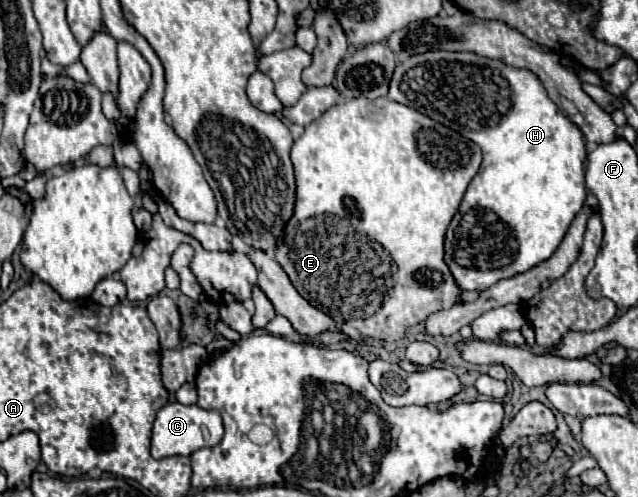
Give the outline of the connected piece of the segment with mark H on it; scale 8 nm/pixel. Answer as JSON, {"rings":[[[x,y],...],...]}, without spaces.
{"rings":[[[432,50],[432,52],[410,56],[408,60],[400,62],[396,66],[396,72],[394,72],[392,82],[390,82],[388,98],[418,110],[418,112],[434,118],[436,122],[440,122],[444,126],[450,126],[452,130],[458,130],[462,136],[468,136],[472,142],[476,142],[482,148],[484,158],[482,158],[480,172],[474,176],[472,184],[468,186],[468,190],[464,194],[464,200],[460,204],[460,210],[452,218],[452,222],[448,226],[448,232],[446,232],[446,260],[448,260],[448,266],[452,268],[452,274],[456,276],[456,282],[460,284],[462,290],[482,292],[482,290],[490,288],[492,284],[496,284],[498,280],[512,278],[516,274],[528,272],[530,268],[538,266],[540,262],[544,262],[546,258],[550,258],[554,254],[554,250],[560,246],[570,222],[574,220],[574,216],[580,212],[580,208],[586,202],[586,182],[584,182],[586,170],[584,168],[586,168],[588,150],[586,150],[586,140],[584,140],[584,134],[580,132],[580,128],[576,128],[576,124],[572,124],[568,120],[568,116],[564,116],[564,112],[560,112],[560,108],[550,100],[546,88],[542,86],[540,78],[534,72],[530,72],[526,68],[514,68],[514,66],[508,66],[502,60],[484,58],[484,56],[478,56],[474,52],[440,52],[440,50]]]}

